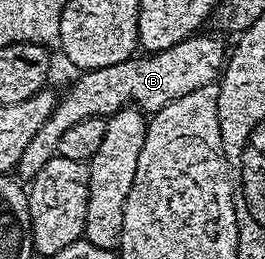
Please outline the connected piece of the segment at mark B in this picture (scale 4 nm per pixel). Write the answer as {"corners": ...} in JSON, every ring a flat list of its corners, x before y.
{"corners":[[201,35,188,36,183,42,162,52,141,54,115,66,82,71,78,75,81,77,66,90,65,96,63,92,58,99,51,118,47,118,47,122,43,122,43,126,31,138,31,142,27,142,17,162,16,175,22,181,32,181,33,177,39,174,39,170,43,170,43,166,55,155,57,143,59,138,63,138,64,131,75,126,75,122,81,122,83,118,108,118,126,106,136,106,142,112,152,114,163,106,183,98,183,94,191,94,199,88,212,85,220,77,227,63,227,44,225,48,224,42,221,41,224,39,220,35]]}

